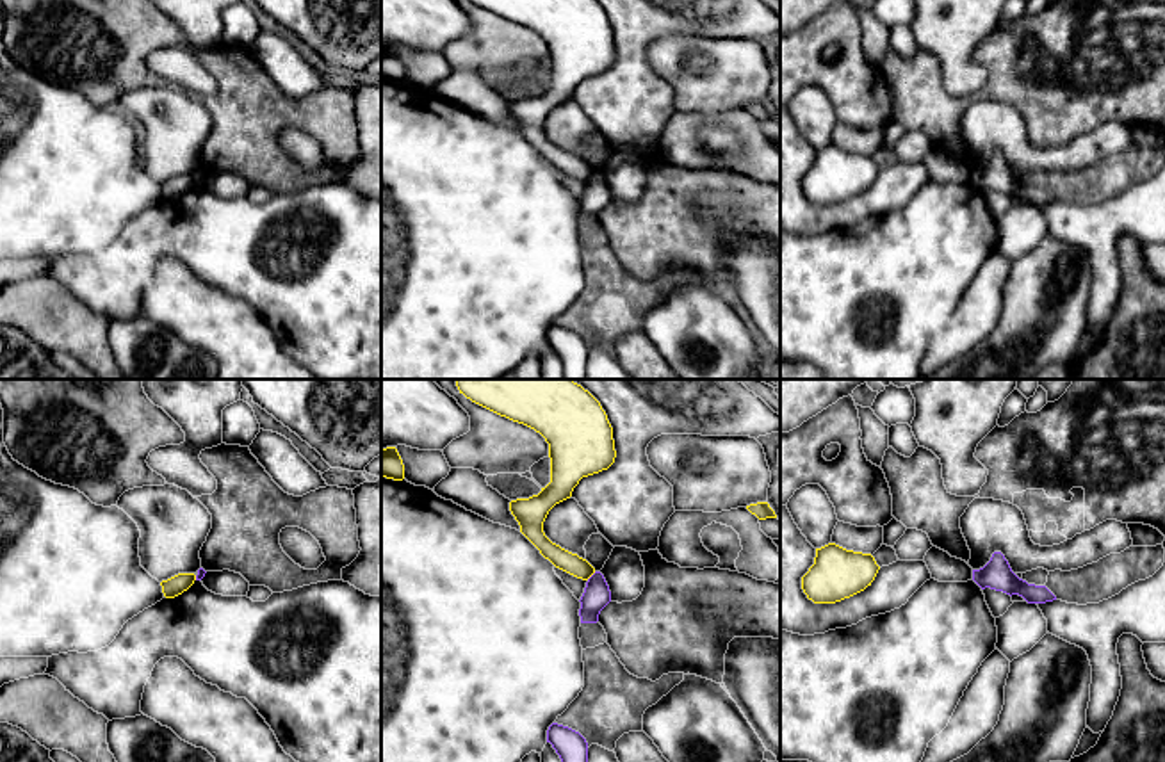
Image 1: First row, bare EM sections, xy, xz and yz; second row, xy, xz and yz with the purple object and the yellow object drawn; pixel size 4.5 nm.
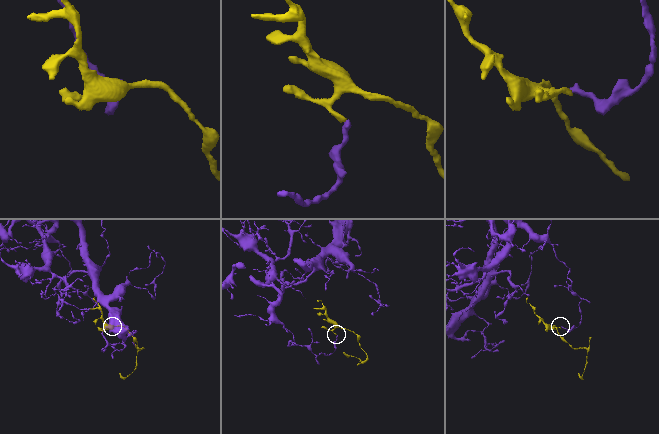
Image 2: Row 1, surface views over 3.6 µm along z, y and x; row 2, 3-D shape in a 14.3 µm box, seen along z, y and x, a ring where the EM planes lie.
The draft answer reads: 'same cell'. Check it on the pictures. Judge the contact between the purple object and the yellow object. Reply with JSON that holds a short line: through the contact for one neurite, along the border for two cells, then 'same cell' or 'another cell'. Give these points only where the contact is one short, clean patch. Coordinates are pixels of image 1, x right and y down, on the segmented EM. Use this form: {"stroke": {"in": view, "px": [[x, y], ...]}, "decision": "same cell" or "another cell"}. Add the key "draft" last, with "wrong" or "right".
{"stroke": {"in": "xz", "px": [[595, 572], [586, 579]]}, "decision": "another cell", "draft": "wrong"}

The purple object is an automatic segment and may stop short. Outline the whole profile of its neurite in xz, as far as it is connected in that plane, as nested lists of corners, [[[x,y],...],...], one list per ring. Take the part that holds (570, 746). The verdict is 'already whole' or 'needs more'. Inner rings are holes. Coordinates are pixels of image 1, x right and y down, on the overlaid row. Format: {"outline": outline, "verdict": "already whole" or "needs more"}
{"outline": [[[552,723],[547,730],[547,742],[552,744],[561,762],[588,762],[586,739],[568,726]]], "verdict": "already whole"}

